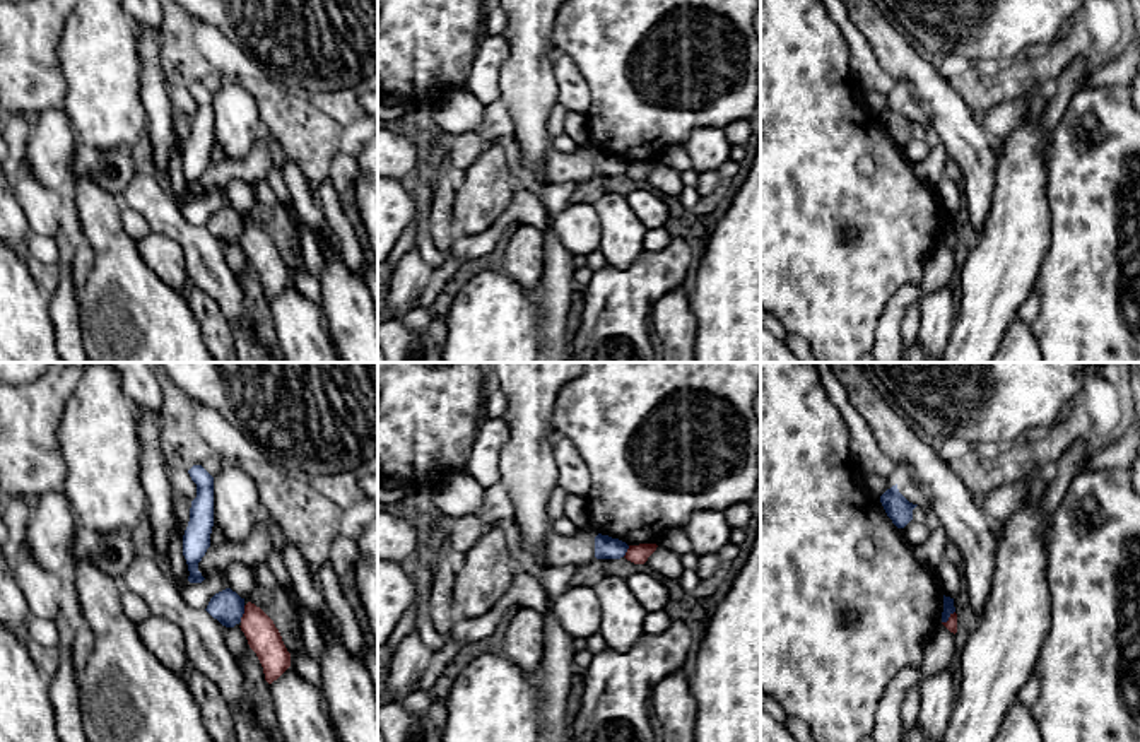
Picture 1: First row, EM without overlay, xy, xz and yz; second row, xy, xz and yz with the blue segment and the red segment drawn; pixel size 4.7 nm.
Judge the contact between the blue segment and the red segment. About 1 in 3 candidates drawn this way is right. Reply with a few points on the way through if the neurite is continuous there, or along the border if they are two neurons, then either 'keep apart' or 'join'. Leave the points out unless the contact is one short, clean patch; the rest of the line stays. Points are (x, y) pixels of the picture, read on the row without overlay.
along xy (245, 223), (240, 238) | keep apart

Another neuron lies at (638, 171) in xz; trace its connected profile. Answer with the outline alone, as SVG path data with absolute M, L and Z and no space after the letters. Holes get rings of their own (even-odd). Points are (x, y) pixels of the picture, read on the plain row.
M656 161L629 162L624 174L634 181L644 181L656 164Z

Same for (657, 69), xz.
M564 0L550 32L554 53L569 56L590 87L586 111L590 145L619 156L627 162L658 161L668 145L682 145L696 128L721 128L738 120L750 120L761 96L757 68L761 67L761 36L754 29L754 15L761 0Z

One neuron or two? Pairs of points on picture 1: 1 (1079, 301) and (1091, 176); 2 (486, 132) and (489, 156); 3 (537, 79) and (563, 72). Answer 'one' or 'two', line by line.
1: one
2: two
3: two

